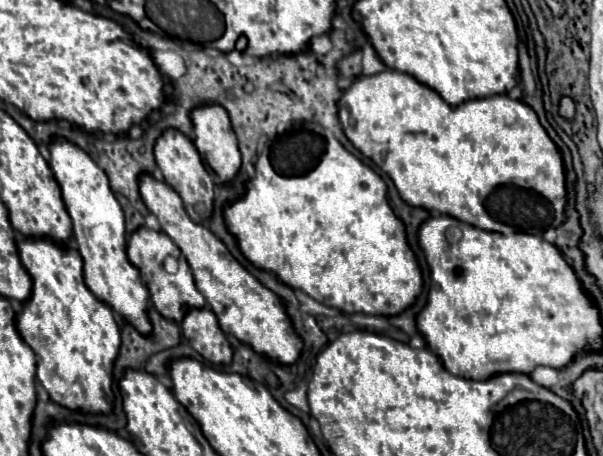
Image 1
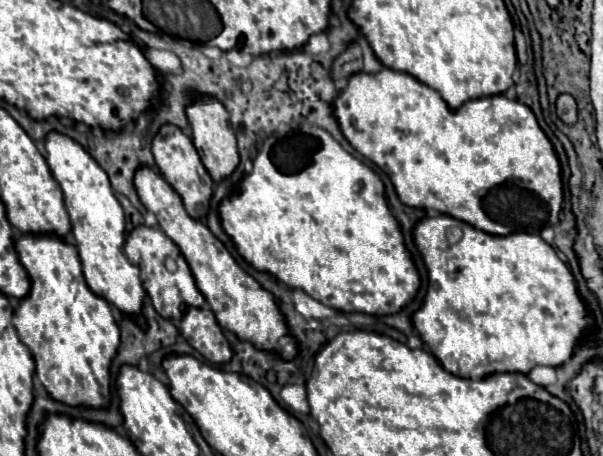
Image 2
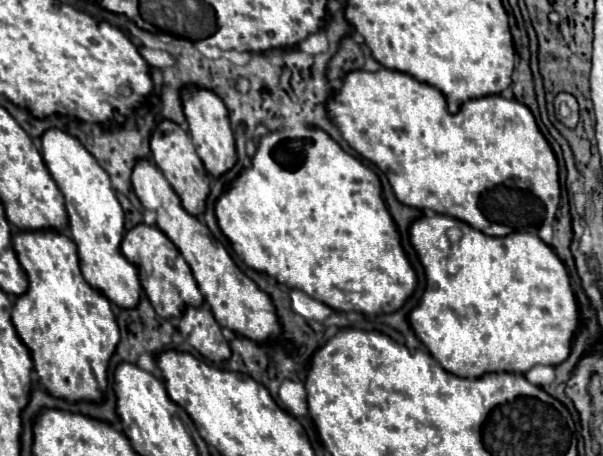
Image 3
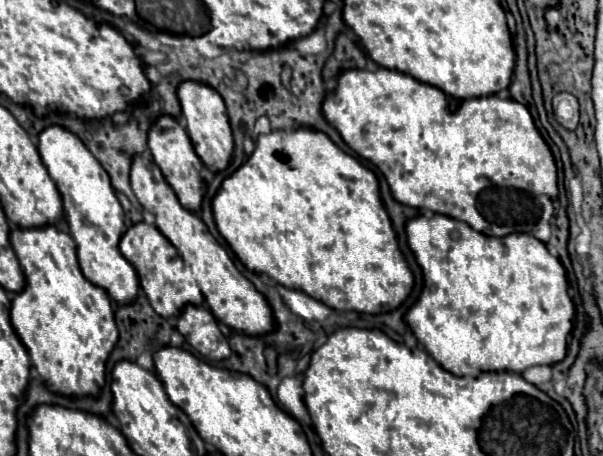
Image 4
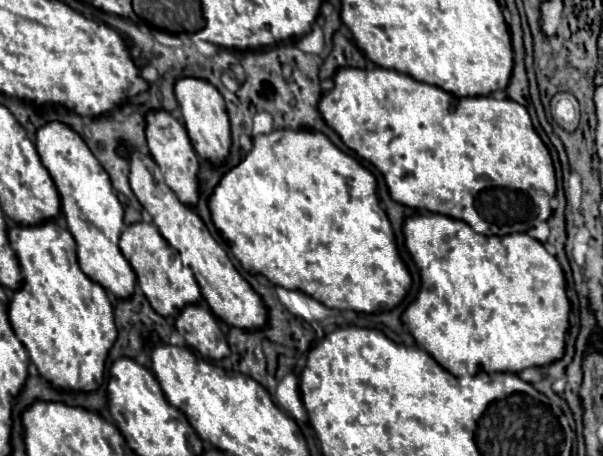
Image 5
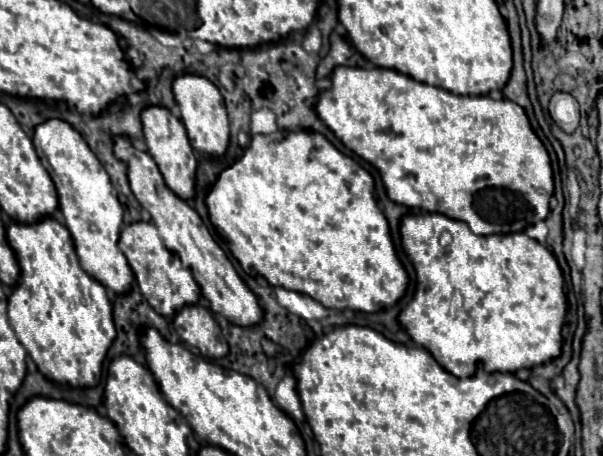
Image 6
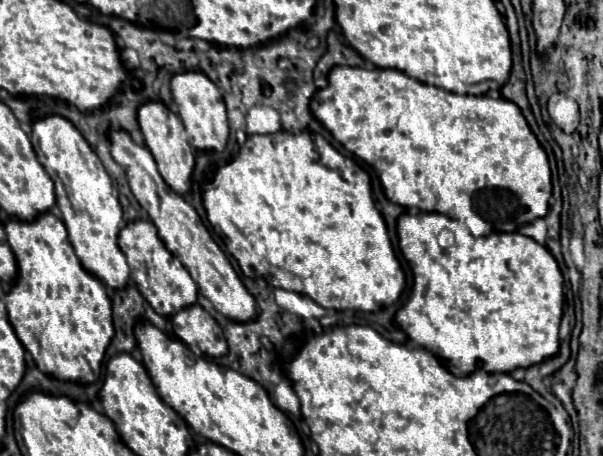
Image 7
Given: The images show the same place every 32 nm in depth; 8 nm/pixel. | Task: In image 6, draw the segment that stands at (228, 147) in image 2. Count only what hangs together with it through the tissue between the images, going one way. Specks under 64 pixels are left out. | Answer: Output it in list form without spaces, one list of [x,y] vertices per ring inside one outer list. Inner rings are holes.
[[[184,74],[174,80],[174,96],[176,96],[176,104],[180,108],[180,116],[186,126],[192,148],[202,156],[226,154],[228,142],[230,142],[230,128],[228,128],[228,114],[226,114],[226,106],[220,90],[202,76]]]

